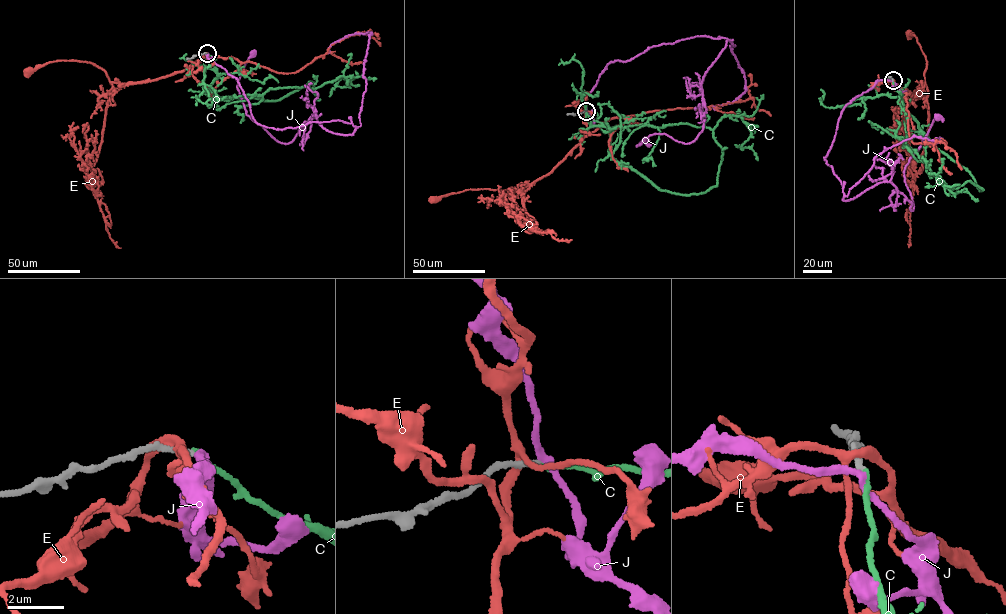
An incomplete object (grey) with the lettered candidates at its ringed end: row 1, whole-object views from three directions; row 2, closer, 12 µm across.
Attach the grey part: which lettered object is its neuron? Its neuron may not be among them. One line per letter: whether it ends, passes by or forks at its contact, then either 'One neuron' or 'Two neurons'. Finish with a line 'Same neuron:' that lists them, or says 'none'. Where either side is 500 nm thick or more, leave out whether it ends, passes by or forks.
C: It ends there. One neuron
E: It forks there. Two neurons
J: It passes by. Two neurons
Same neuron: C

